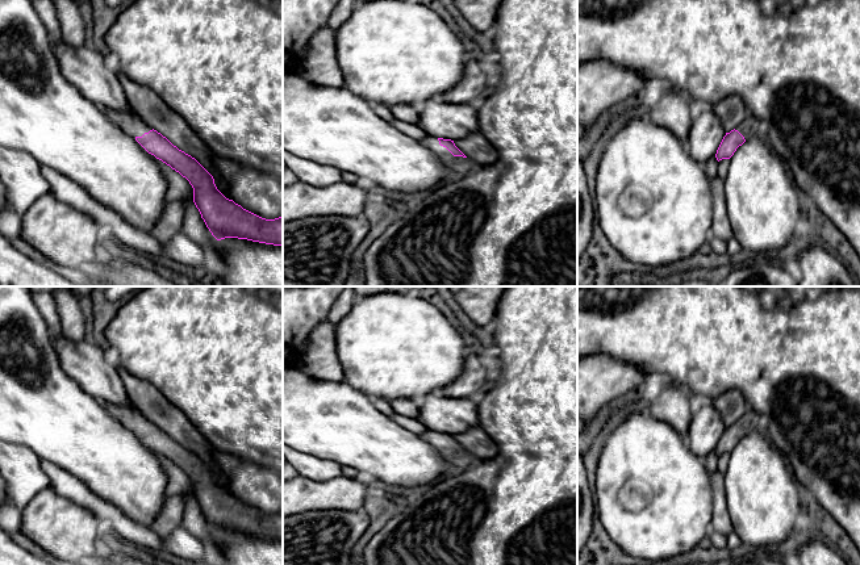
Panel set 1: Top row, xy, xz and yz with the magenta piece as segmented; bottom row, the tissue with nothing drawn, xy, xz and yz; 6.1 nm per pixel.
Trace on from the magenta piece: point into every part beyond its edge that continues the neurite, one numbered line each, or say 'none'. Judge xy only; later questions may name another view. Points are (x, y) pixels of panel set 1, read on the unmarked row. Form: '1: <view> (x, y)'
1: xy (132, 418)

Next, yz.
1: yz (751, 421)

